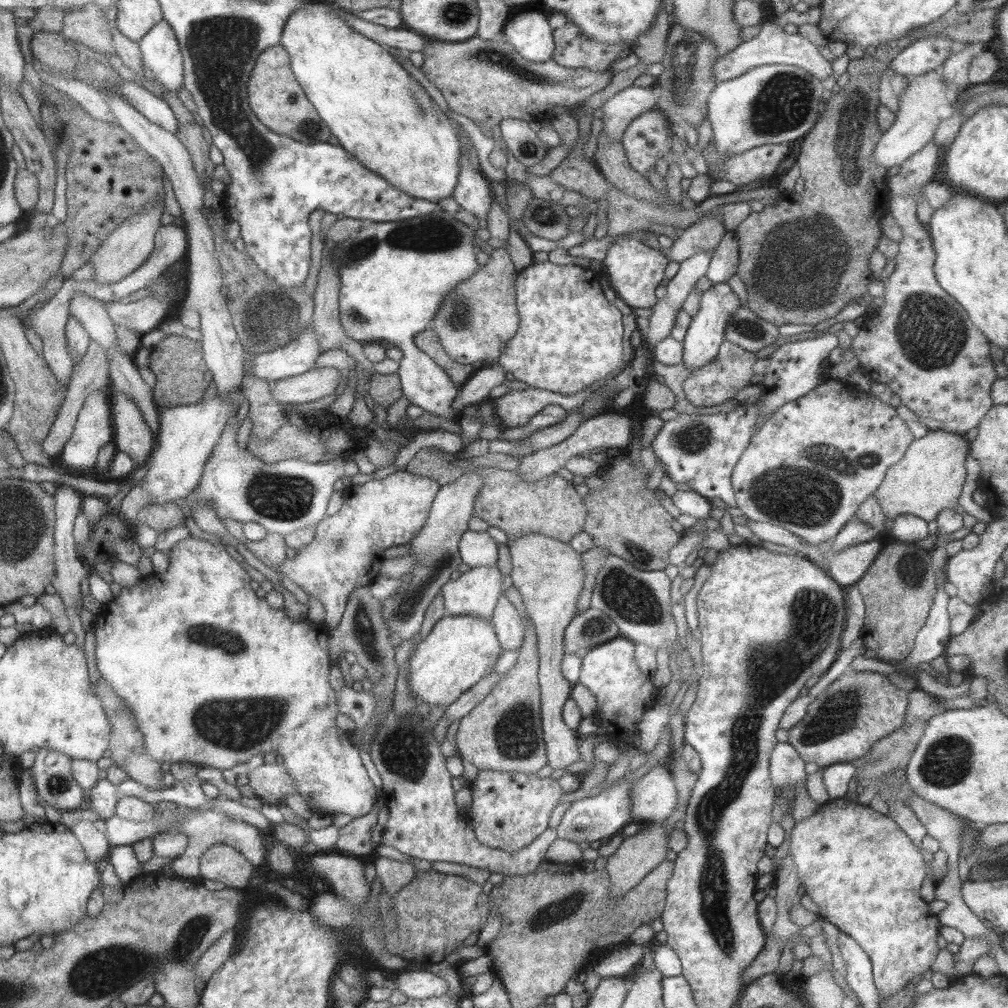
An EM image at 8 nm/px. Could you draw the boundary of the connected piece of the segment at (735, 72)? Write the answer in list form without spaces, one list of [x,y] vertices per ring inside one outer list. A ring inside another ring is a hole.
[[[780,28],[780,30],[776,30],[772,36],[768,36],[768,40],[758,40],[760,34],[762,34],[762,30],[760,30],[760,33],[754,39],[748,42],[742,42],[738,48],[734,48],[734,51],[730,50],[730,52],[720,56],[720,58],[714,62],[714,77],[716,77],[718,82],[733,80],[755,66],[763,66],[766,64],[798,66],[798,68],[810,72],[810,74],[820,81],[824,81],[834,75],[832,64],[830,64],[830,62],[822,56],[820,50],[818,50],[810,40],[804,38],[802,34],[787,34],[783,28]]]

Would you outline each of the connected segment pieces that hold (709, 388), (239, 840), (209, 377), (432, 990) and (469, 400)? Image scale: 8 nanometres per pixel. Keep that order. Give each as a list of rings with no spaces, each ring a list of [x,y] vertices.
[[[724,339],[715,359],[702,368],[694,369],[684,381],[683,389],[686,398],[694,406],[718,406],[724,402],[728,404],[728,401],[736,396],[738,390],[757,382],[757,375],[752,369],[757,359],[756,353],[747,351],[745,348]]]
[[[199,809],[195,814],[183,820],[173,820],[171,830],[182,831],[189,836],[189,843],[184,853],[174,858],[171,864],[173,874],[179,878],[192,878],[200,876],[200,859],[206,850],[216,843],[224,843],[239,850],[253,865],[266,862],[267,844],[269,838],[259,828],[246,821],[232,820],[224,813],[212,809]]]
[[[168,335],[151,346],[149,351],[149,367],[156,375],[152,386],[155,403],[170,407],[199,403],[213,380],[213,372],[210,372],[203,357],[201,342],[184,335]]]
[[[424,969],[400,972],[394,979],[399,991],[408,999],[440,997],[448,993],[448,982]]]
[[[499,364],[478,366],[472,376],[459,387],[457,397],[451,404],[453,412],[458,412],[461,415],[462,410],[467,406],[487,400],[490,390],[506,380],[505,374],[506,370]]]

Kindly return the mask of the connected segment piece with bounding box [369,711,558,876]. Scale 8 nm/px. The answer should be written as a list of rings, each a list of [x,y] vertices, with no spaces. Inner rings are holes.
[[[394,711],[387,712],[376,725],[369,742],[369,754],[383,780],[381,798],[389,809],[389,819],[381,844],[396,848],[402,853],[428,862],[454,862],[454,864],[467,864],[474,868],[487,868],[490,872],[501,872],[505,876],[516,876],[534,872],[536,867],[544,860],[546,851],[558,838],[557,829],[548,827],[536,840],[526,848],[510,854],[498,848],[490,848],[478,842],[477,836],[469,826],[466,817],[460,817],[460,810],[454,801],[454,788],[452,775],[447,769],[446,756],[440,751],[438,740],[432,735],[433,725],[430,721],[420,718],[420,714],[398,715]]]

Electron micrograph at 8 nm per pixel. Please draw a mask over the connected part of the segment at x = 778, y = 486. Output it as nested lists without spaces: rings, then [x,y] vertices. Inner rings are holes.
[[[828,381],[815,386],[808,394],[786,402],[752,437],[734,467],[731,482],[737,507],[746,518],[768,522],[784,528],[812,545],[830,541],[855,518],[862,502],[876,494],[887,470],[894,466],[914,442],[914,435],[897,415],[896,407],[880,401],[875,395],[856,389],[844,381]],[[826,444],[826,466],[810,458]]]

